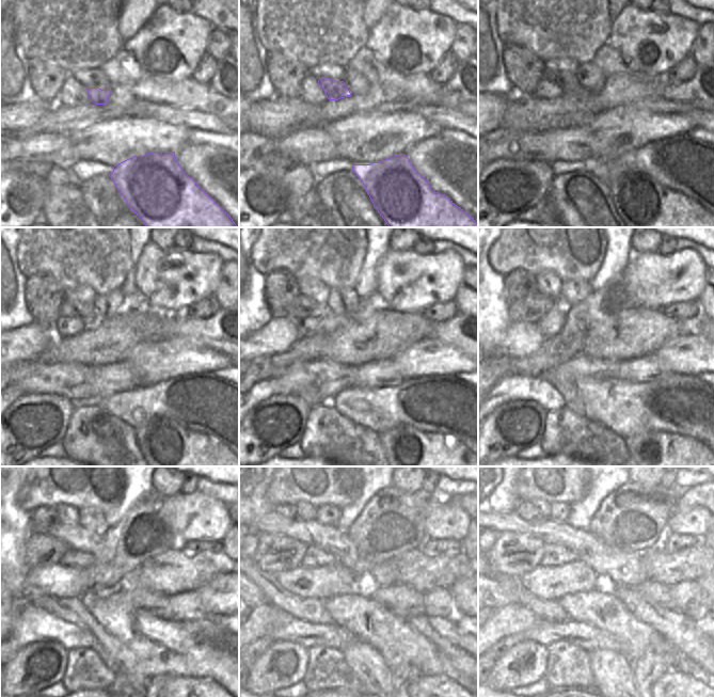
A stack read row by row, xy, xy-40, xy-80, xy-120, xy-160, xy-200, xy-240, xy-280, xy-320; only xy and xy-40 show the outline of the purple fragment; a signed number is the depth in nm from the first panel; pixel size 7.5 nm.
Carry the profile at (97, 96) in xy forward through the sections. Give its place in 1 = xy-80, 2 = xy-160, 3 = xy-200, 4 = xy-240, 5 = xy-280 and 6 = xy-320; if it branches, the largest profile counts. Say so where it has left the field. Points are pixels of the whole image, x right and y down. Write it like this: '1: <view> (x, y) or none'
1: xy-80 (569, 83)
2: xy-160 (303, 306)
3: xy-200 (530, 310)
4: xy-240 (42, 550)
5: xy-280 (275, 553)
6: xy-320 (512, 554)

